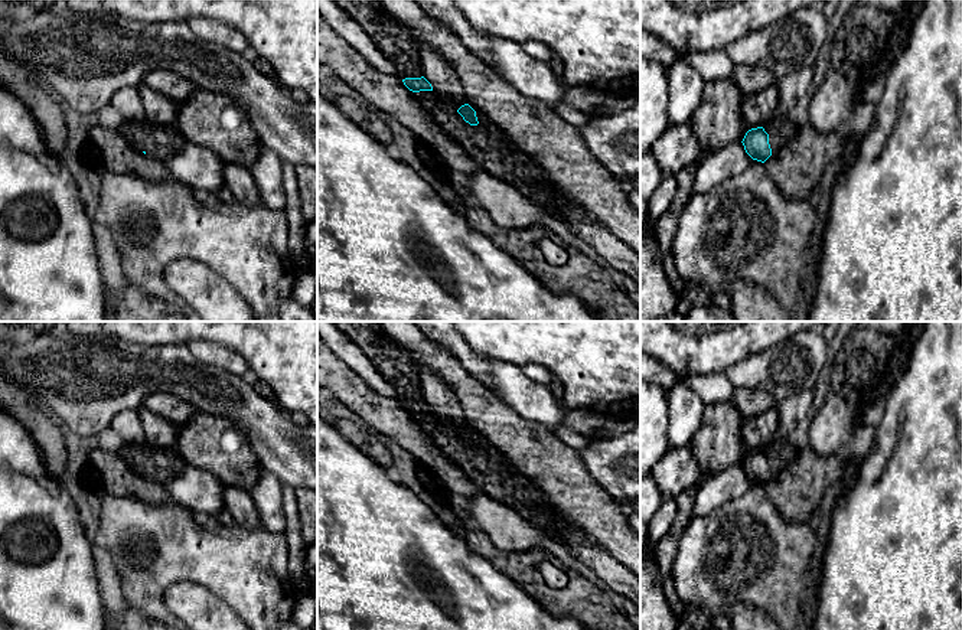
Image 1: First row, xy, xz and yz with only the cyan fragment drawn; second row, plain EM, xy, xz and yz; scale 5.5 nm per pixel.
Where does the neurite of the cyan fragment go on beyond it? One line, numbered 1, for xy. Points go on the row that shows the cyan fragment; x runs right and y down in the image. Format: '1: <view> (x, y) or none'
1: none

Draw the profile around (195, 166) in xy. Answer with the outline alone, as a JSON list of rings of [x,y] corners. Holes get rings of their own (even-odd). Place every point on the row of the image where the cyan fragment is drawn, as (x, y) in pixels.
[[[187,143],[164,166],[175,180],[192,189],[216,192],[224,187],[222,160],[212,150]]]

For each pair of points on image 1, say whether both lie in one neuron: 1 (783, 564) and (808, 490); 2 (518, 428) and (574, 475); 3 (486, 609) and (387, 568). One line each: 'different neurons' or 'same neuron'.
1: different neurons
2: same neuron
3: same neuron

